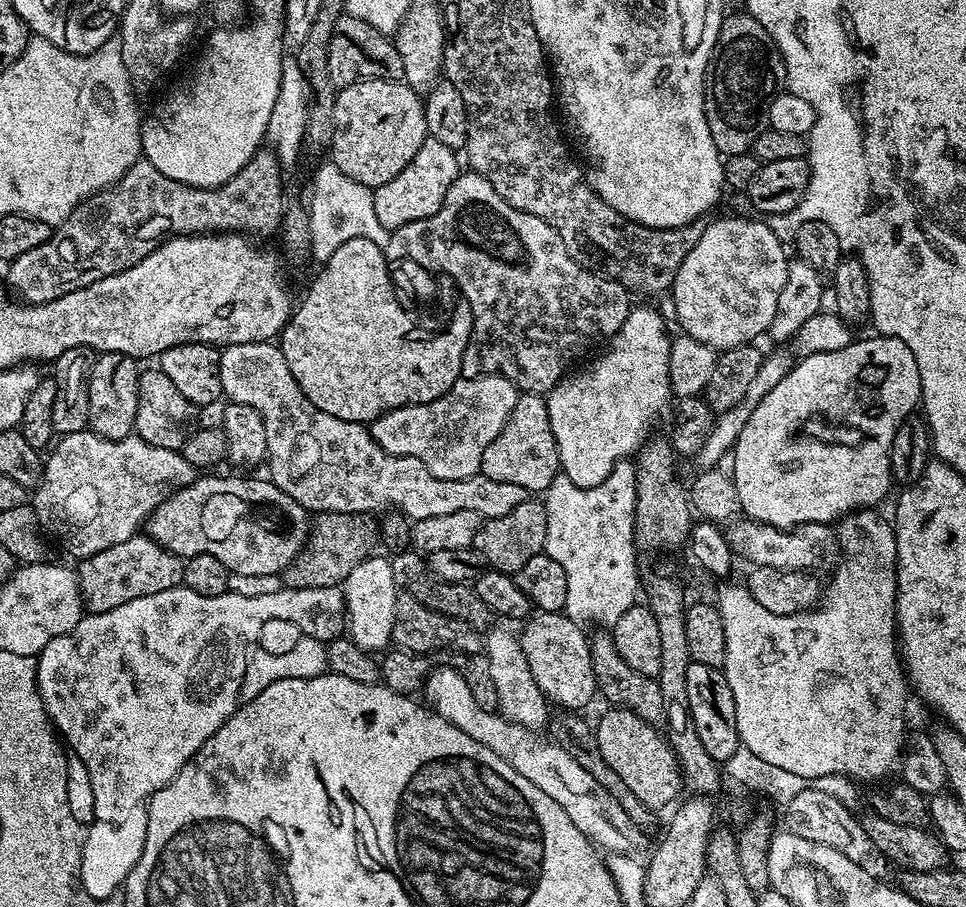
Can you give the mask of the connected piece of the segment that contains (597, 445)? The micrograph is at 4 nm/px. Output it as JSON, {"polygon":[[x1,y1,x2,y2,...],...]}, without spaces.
{"polygon":[[650,308,629,309,619,331,609,339,612,350,595,359,600,367,600,382,592,383,591,373,562,377,546,394,547,413,550,414,551,432,554,434,559,452,563,475,579,488,590,489,609,477,617,461,627,459,639,451,651,435,650,430,674,393,669,382,669,350,671,335,668,336,663,318]]}

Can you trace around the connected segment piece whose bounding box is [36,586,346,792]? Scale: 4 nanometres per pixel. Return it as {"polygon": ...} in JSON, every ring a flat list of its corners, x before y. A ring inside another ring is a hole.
{"polygon":[[181,586,170,590,162,590,158,594,134,598,109,612,85,614,80,617,78,626,74,626,74,630,51,640,36,657,36,682,40,690,40,697,44,699,48,717,51,718,57,733,62,737,63,743,70,749,71,755,75,759,77,756,81,769,85,768,87,764,90,764,90,768,96,768,96,770,104,766,104,786,106,786,106,774,112,774,112,776,122,774,122,776,128,776,130,782,134,782,136,786,152,788,157,792,176,777,178,770,182,770,182,766,186,766,186,762,191,760,193,754,235,714,238,705,241,703,240,679,244,677,246,662,243,658,224,660,224,648,240,648,247,642,248,636,259,637,262,626,266,626,266,622,270,622,274,618,294,622,294,626,298,626,301,637,325,642,337,640,343,637,346,632,343,591,339,587,289,588,282,586,275,594,247,596,246,594,226,591,217,596,207,596]]}

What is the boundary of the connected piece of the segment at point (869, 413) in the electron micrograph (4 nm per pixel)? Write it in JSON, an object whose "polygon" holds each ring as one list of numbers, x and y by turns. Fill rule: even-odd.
{"polygon":[[872,334,869,340,856,338,852,343,842,346,842,350,810,354,795,362,797,364,757,402,756,409,749,414,748,421,741,426,740,433,736,436,736,449,732,452,732,468,730,467,730,475,736,487,736,497,740,503,739,511,747,519,789,530,795,530,800,524,806,523,831,525,850,512,871,509,876,506,872,504,886,499,888,491,894,488,892,463,890,462,894,434,903,420,909,419,915,413,912,411,915,408,917,411,918,405,921,403,918,362,914,362,914,354,910,354,910,346,906,346,906,342,902,342,897,336]]}

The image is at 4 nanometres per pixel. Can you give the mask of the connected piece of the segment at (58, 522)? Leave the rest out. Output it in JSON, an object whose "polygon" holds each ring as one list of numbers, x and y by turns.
{"polygon":[[91,430,71,433,68,436,61,435,48,454,44,460,44,476,31,493,30,505,36,511,43,531,49,537,57,536,61,546,70,555,76,556,75,558,93,556,137,535,162,501,176,489,185,488,198,476,197,469,193,468,190,462,186,462,186,458,180,455,179,451,150,446,150,442,135,434,121,440,107,440]]}

